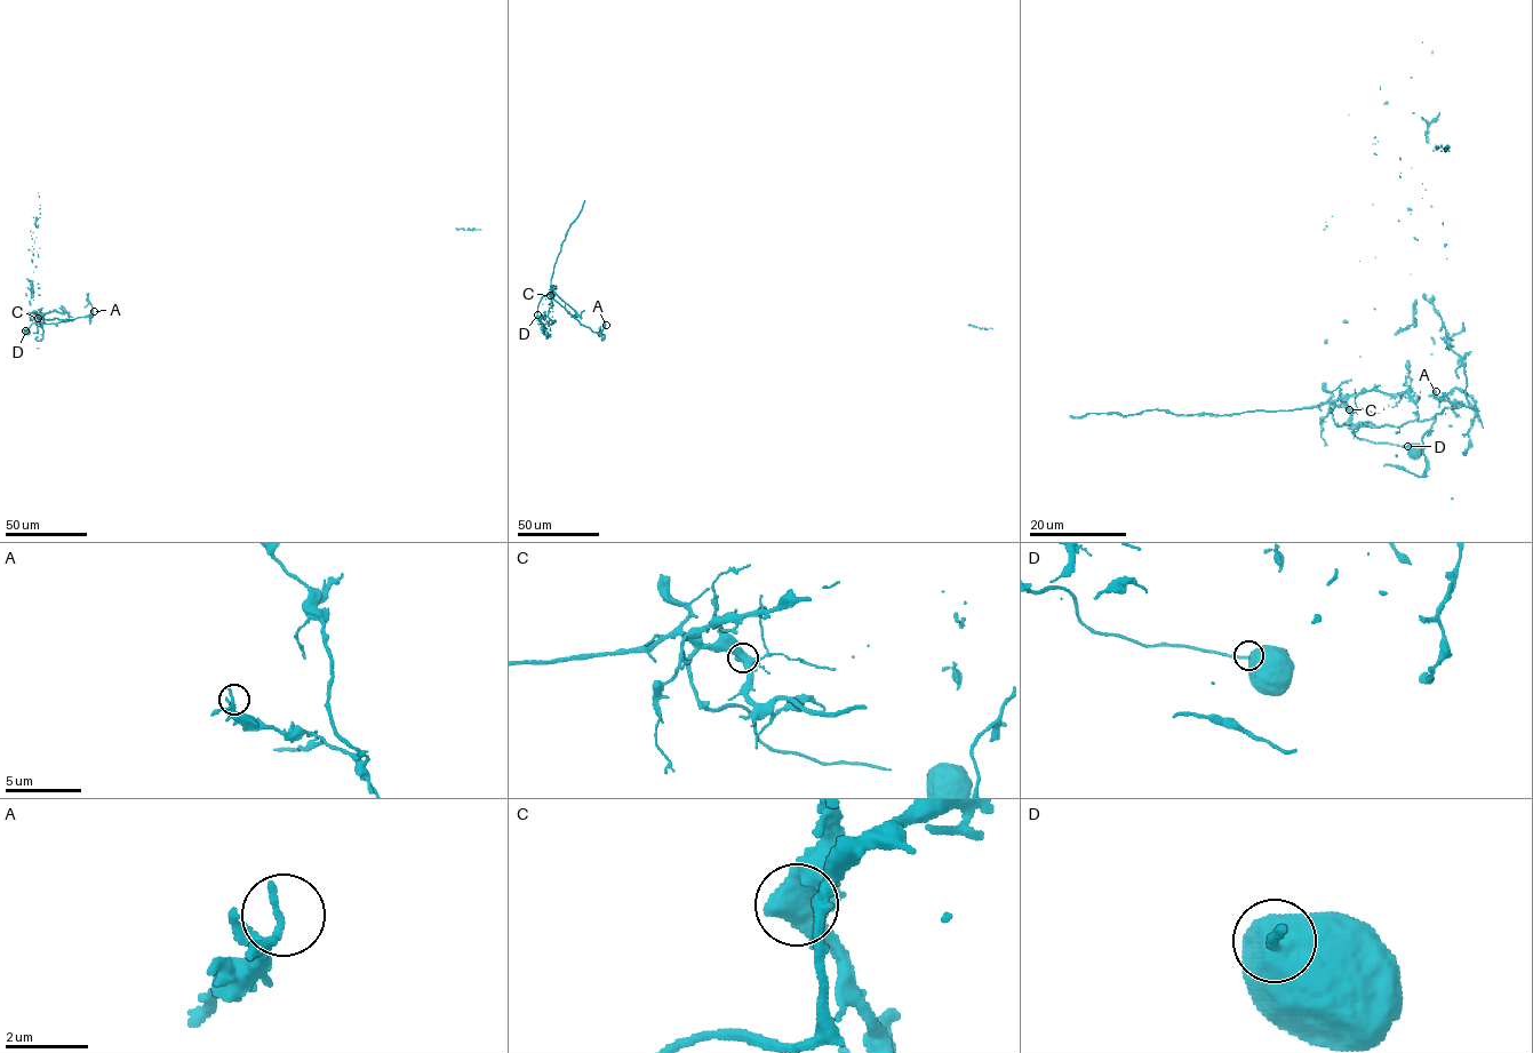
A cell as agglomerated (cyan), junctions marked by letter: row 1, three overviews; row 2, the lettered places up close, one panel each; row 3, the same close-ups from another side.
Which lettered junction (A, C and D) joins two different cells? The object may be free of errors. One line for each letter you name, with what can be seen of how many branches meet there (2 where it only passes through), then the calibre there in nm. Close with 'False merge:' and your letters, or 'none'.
C: 4 branches meet; 550 nm thick
False merge: C

